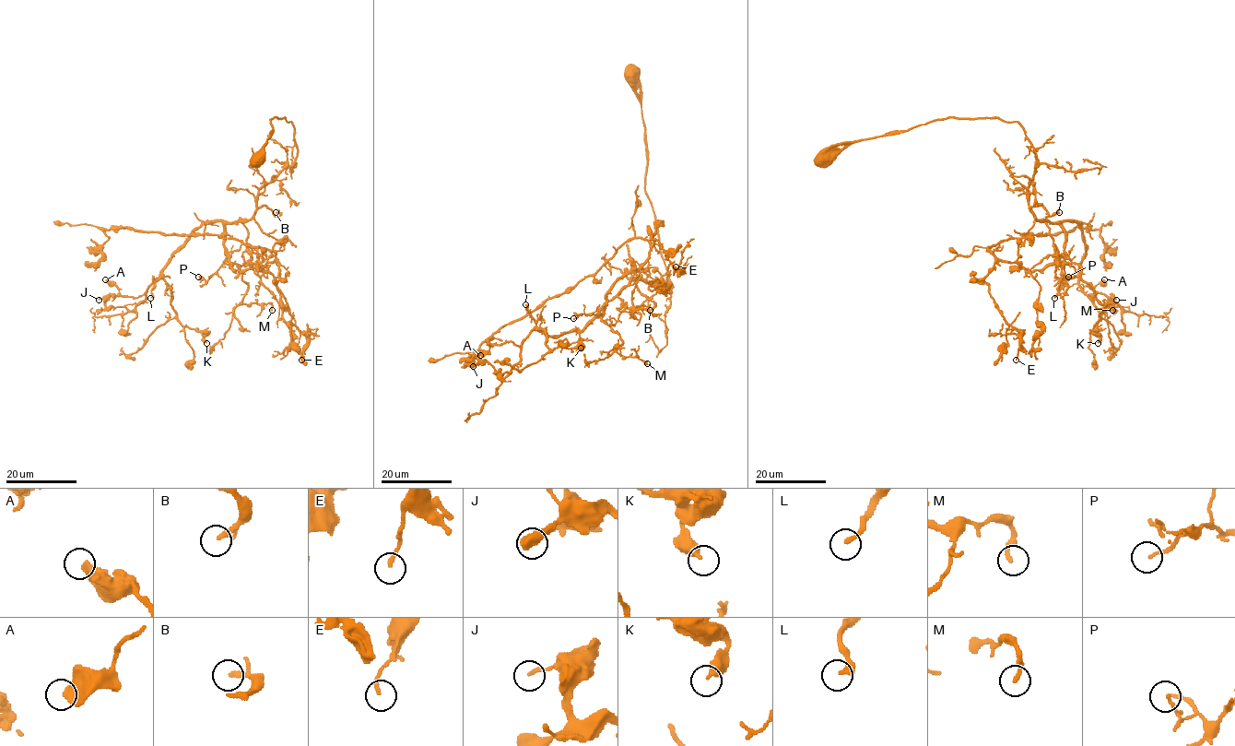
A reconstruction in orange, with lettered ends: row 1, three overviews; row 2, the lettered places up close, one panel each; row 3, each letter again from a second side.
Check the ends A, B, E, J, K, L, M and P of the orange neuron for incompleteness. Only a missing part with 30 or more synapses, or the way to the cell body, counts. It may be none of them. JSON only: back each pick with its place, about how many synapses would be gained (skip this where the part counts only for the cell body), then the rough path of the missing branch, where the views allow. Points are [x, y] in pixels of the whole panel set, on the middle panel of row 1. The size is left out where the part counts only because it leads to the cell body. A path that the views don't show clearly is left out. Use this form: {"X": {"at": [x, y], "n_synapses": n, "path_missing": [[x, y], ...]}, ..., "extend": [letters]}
{"extend": []}

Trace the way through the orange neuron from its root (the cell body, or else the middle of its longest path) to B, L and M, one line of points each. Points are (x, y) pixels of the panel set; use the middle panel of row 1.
B: (632, 73), (641, 89), (647, 142), (645, 192), (671, 283), (665, 289), (631, 278), (653, 302), (650, 310)
L: (632, 73), (647, 142), (645, 192), (671, 286), (632, 278), (581, 330), (558, 336), (538, 329), (525, 304)
M: (632, 73), (647, 142), (645, 192), (671, 286), (632, 278), (599, 316), (620, 337), (618, 353), (647, 363)

